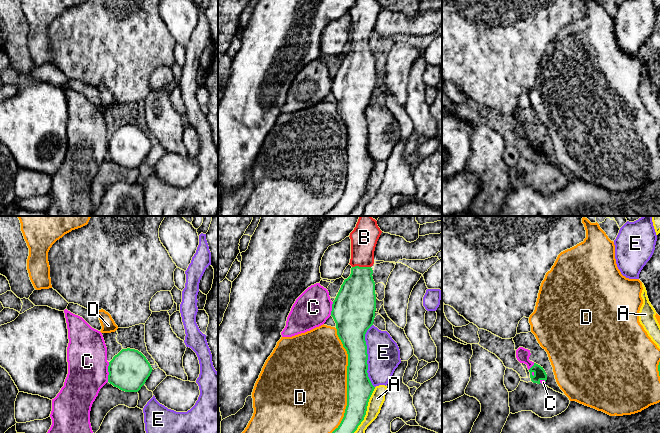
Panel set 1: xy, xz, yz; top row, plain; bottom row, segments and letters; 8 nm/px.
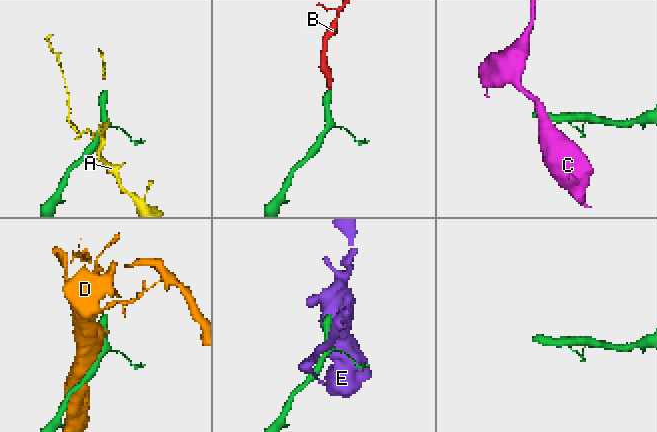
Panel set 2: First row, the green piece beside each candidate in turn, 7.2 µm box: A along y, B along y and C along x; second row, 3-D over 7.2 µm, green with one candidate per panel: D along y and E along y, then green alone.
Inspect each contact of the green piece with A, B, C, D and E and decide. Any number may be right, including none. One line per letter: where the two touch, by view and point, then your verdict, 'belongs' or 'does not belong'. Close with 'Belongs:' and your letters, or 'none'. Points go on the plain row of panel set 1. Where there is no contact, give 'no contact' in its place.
A: contact xz (365, 189); does not belong
B: contact xz (361, 43); belongs
C: contact xy (108, 147); does not belong
D: contact xz (347, 160); does not belong
E: contact xz (367, 132); does not belong
Belongs: B

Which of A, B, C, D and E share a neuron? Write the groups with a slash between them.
A / B / C / D / E

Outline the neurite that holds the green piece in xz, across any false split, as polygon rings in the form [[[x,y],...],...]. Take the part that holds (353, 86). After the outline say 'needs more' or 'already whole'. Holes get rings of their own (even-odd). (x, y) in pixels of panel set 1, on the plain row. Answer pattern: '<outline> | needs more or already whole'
[[[356,0],[349,12],[351,50],[341,61],[331,87],[337,111],[348,130],[347,182],[340,201],[324,216],[348,216],[364,196],[375,165],[367,149],[365,110],[375,94],[376,70],[371,43],[381,9],[377,0]]] | needs more

